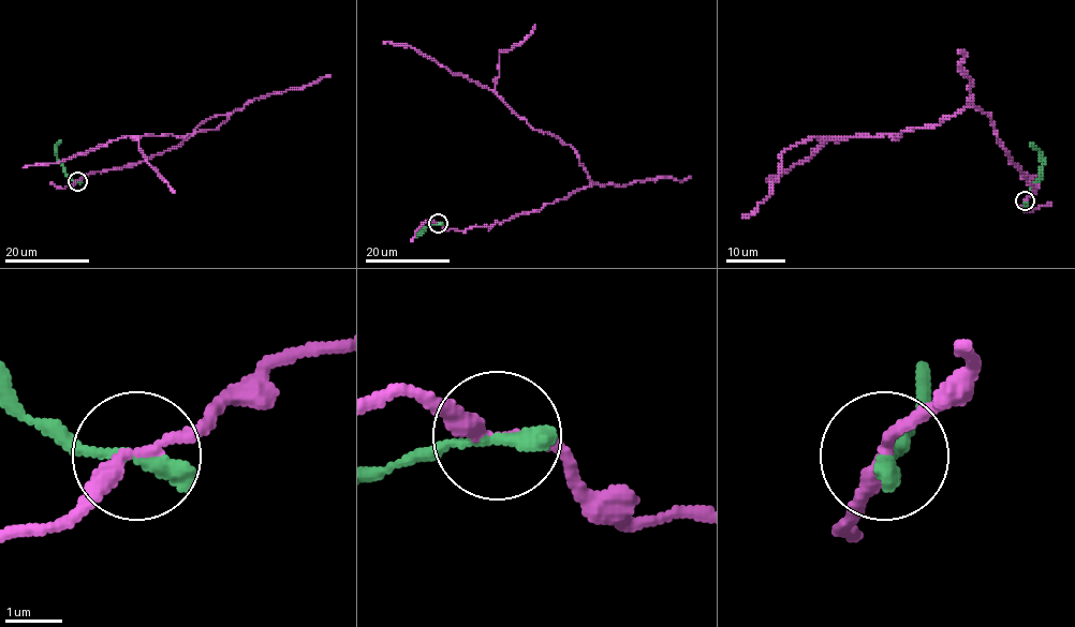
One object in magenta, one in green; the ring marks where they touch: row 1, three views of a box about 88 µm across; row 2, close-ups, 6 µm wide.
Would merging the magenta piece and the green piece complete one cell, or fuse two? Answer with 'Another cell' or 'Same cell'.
Another cell

